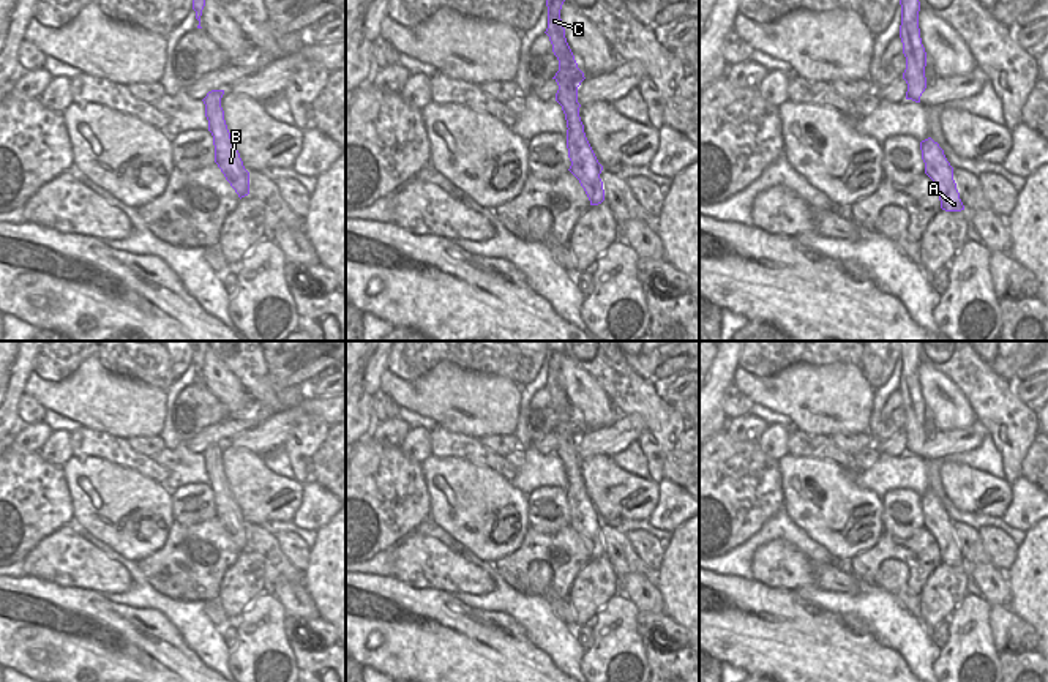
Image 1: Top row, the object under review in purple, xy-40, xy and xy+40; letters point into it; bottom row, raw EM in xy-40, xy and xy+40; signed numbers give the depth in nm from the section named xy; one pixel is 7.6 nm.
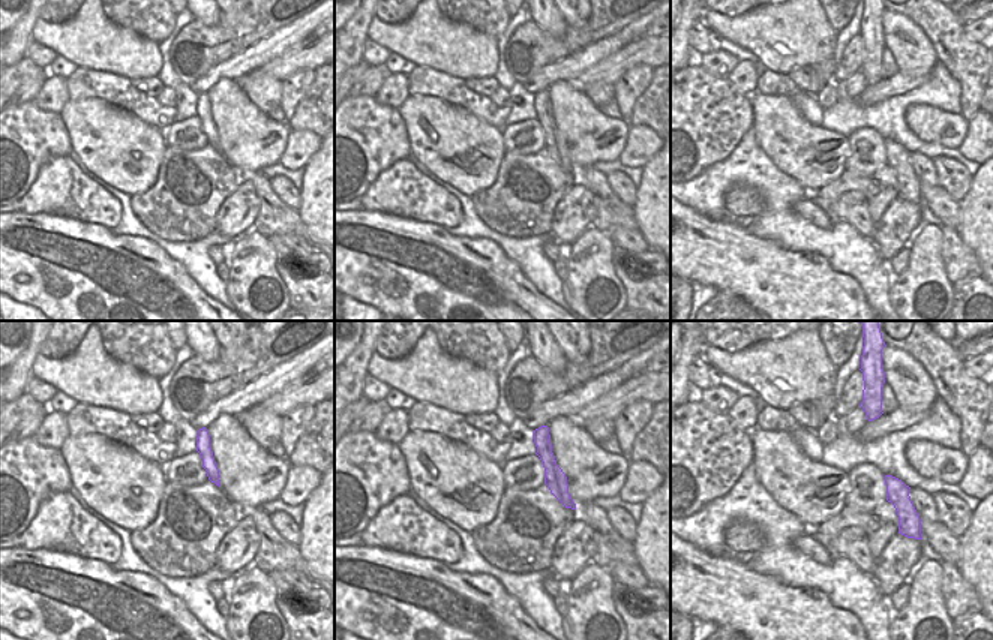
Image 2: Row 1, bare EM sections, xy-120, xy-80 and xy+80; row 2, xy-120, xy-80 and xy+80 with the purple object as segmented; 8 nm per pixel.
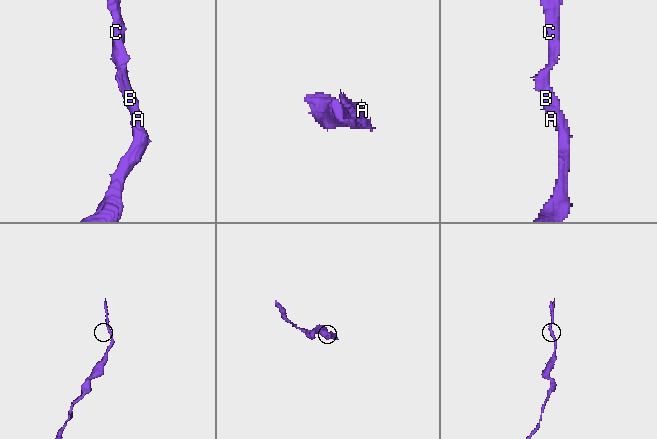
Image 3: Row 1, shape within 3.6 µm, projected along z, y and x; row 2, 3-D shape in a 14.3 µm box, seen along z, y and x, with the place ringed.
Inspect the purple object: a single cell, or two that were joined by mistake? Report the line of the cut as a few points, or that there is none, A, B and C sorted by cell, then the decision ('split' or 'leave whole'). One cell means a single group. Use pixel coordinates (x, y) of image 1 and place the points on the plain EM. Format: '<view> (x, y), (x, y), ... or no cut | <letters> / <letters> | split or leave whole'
no cut | A B C | leave whole

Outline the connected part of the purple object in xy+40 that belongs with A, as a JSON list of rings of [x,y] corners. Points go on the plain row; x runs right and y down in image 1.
[[[931,491],[920,496],[925,527],[933,534],[945,565],[961,565],[964,559],[960,553],[956,537],[953,534],[953,521],[947,515],[944,504]]]

